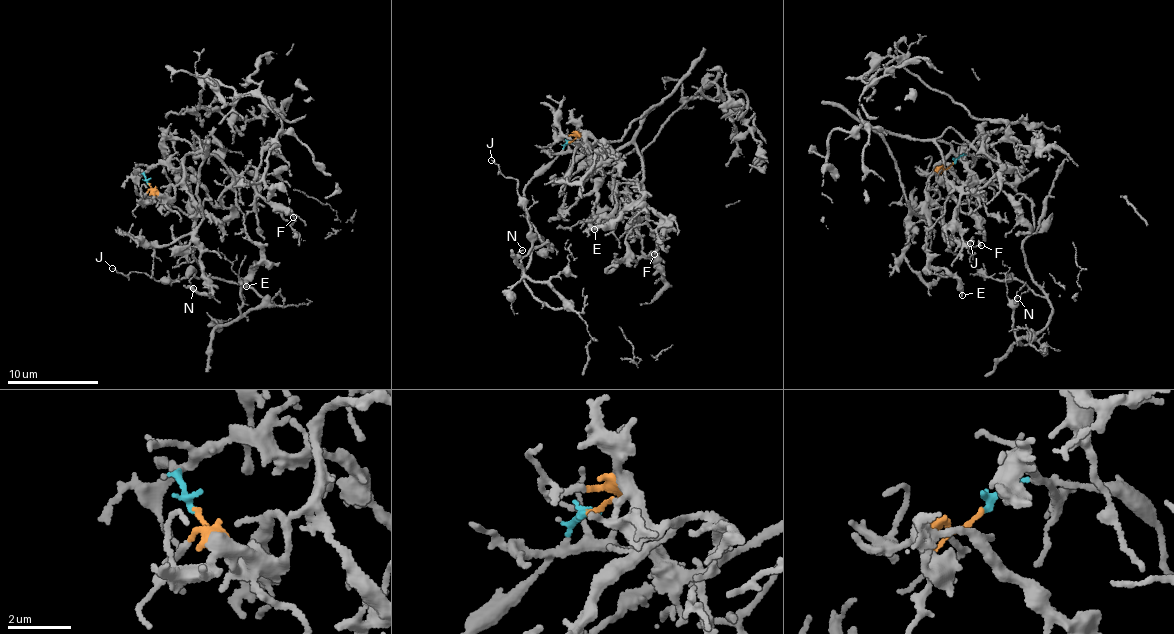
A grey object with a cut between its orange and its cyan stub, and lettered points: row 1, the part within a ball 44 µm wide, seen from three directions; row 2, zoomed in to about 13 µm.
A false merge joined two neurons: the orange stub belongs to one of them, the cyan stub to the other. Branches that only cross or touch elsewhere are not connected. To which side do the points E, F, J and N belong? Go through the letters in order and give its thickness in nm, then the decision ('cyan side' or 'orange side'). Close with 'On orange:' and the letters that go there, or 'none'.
E: 280 nm thick; orange side
F: 180 nm thick; orange side
J: 110 nm thick; cyan side
N: 100 nm thick; cyan side
On orange: E, F

